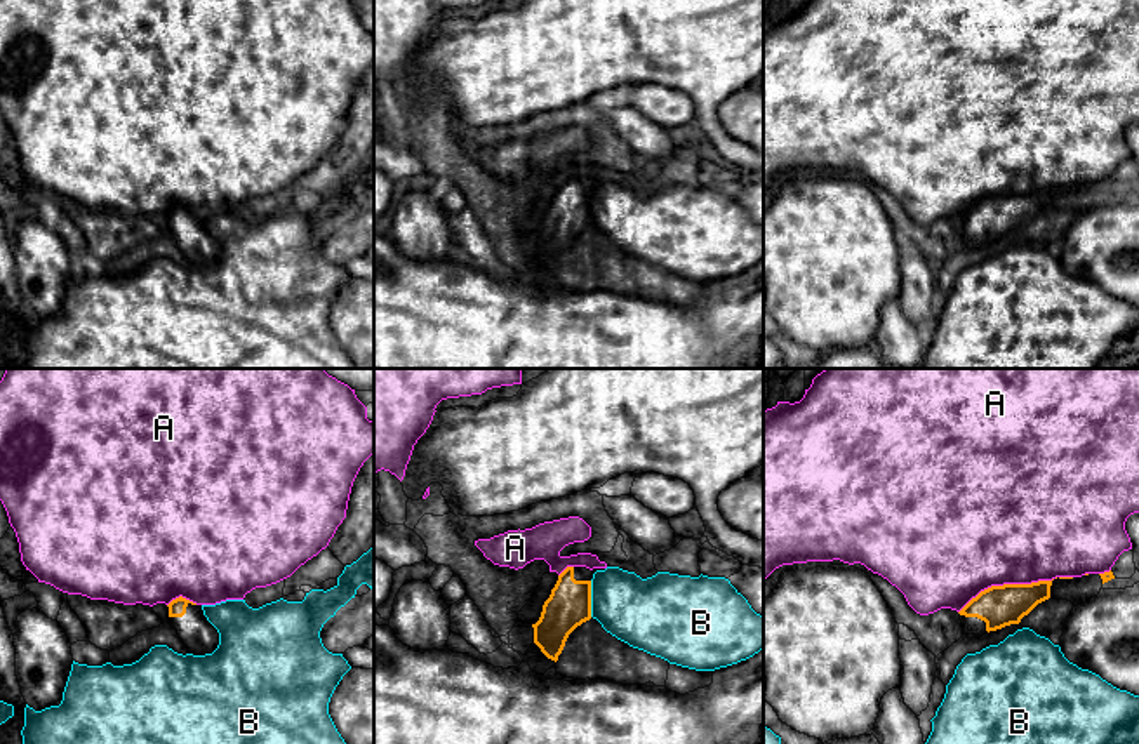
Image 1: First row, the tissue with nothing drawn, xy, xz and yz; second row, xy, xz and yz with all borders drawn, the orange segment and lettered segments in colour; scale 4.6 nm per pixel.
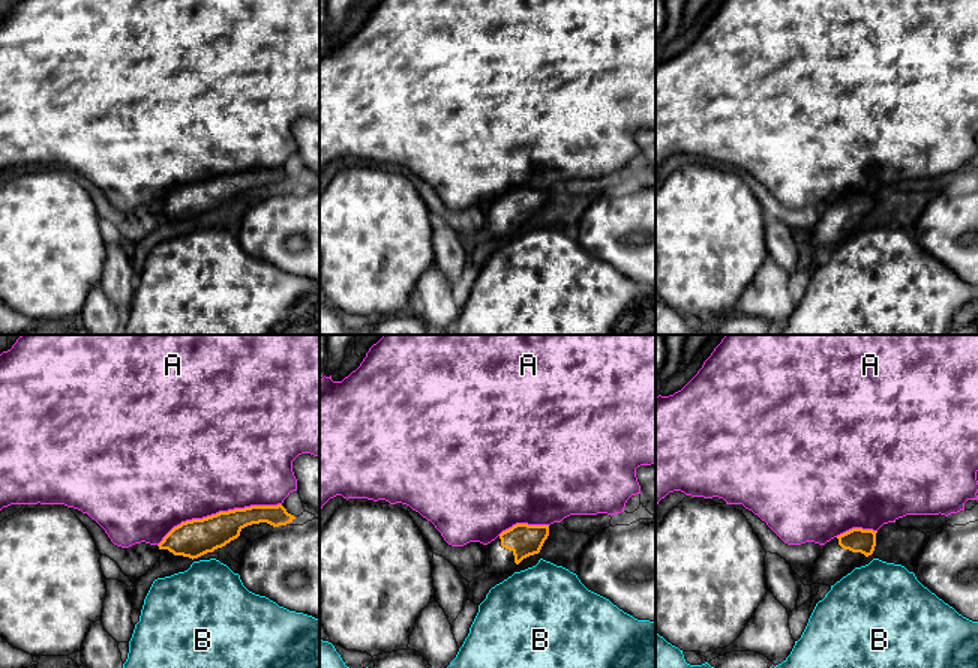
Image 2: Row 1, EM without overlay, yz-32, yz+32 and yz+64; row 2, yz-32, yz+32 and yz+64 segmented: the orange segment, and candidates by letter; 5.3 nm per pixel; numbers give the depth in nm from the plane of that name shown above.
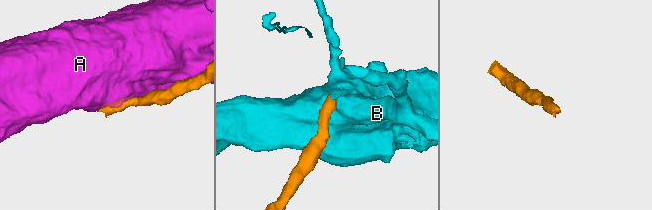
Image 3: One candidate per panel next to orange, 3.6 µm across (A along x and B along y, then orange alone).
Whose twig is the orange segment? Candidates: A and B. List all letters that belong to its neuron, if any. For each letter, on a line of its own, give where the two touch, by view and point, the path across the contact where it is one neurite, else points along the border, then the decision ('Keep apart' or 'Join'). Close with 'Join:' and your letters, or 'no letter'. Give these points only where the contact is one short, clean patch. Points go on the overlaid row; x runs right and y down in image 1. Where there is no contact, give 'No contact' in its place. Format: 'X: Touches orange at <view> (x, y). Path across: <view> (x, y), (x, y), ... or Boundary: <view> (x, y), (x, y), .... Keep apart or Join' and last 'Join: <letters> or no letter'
A: Touches orange at yz (1007, 584). Keep apart
B: Touches orange at xz (590, 598). Boundary: xz (590, 581), (592, 616). Keep apart
Join: no letter

